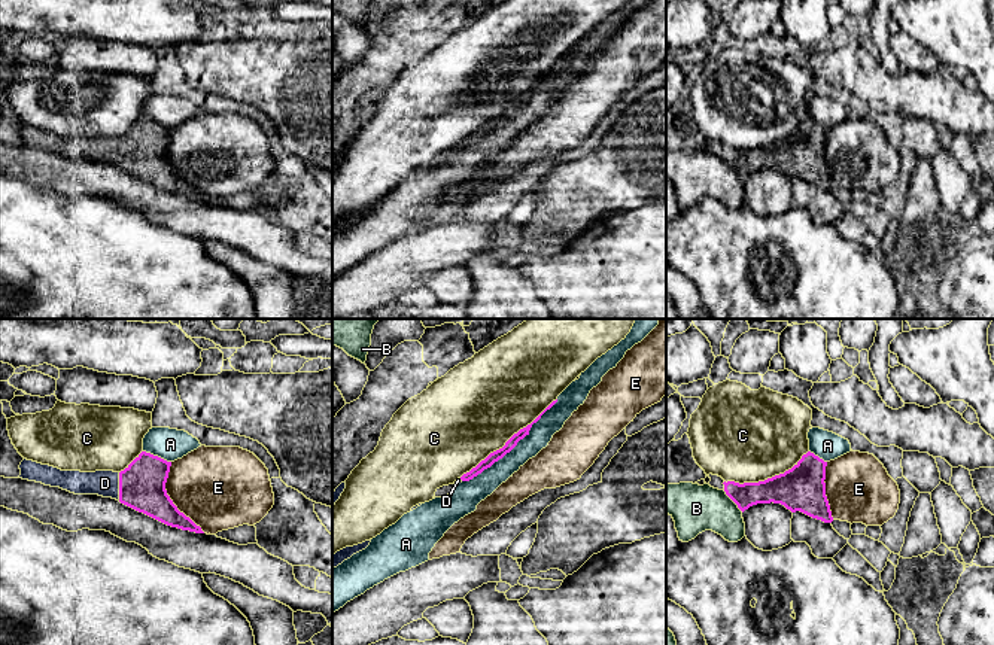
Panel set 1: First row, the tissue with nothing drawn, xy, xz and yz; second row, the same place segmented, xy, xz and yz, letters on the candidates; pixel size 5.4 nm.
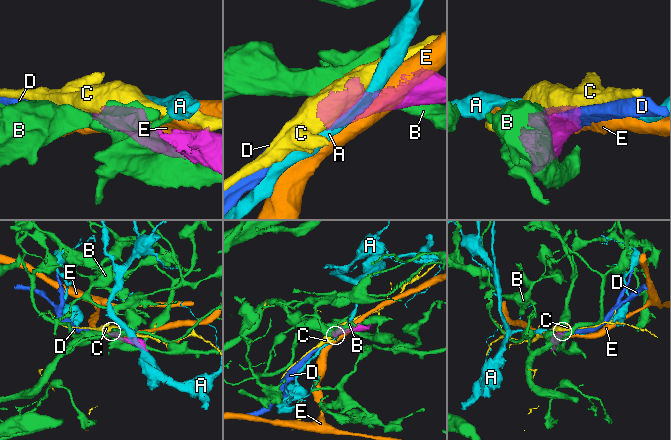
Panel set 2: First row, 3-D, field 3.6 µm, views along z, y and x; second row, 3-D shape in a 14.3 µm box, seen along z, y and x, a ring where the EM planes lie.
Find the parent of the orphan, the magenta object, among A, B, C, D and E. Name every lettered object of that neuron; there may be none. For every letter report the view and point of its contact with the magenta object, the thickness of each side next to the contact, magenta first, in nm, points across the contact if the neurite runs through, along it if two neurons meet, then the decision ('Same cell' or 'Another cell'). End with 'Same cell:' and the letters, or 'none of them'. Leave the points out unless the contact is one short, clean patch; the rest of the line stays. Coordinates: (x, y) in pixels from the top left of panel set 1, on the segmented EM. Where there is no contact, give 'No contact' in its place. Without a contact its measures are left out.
A: Touches magenta at xz (511, 449). Thickness 60 nm (magenta) against 130 nm. Another cell
B: Touches magenta at yz (732, 499). Thickness 140 nm (magenta) against 260 nm. Another cell
C: Touches magenta at xz (507, 441). Thickness 60 nm (magenta) against 480 nm. Another cell
D: Touches magenta at xy (119, 486). Thickness 260 nm (magenta) against 140 nm. Same cell
E: Touches magenta at xy (170, 499). Thickness 260 nm (magenta) against 440 nm. Another cell
Same cell: D

